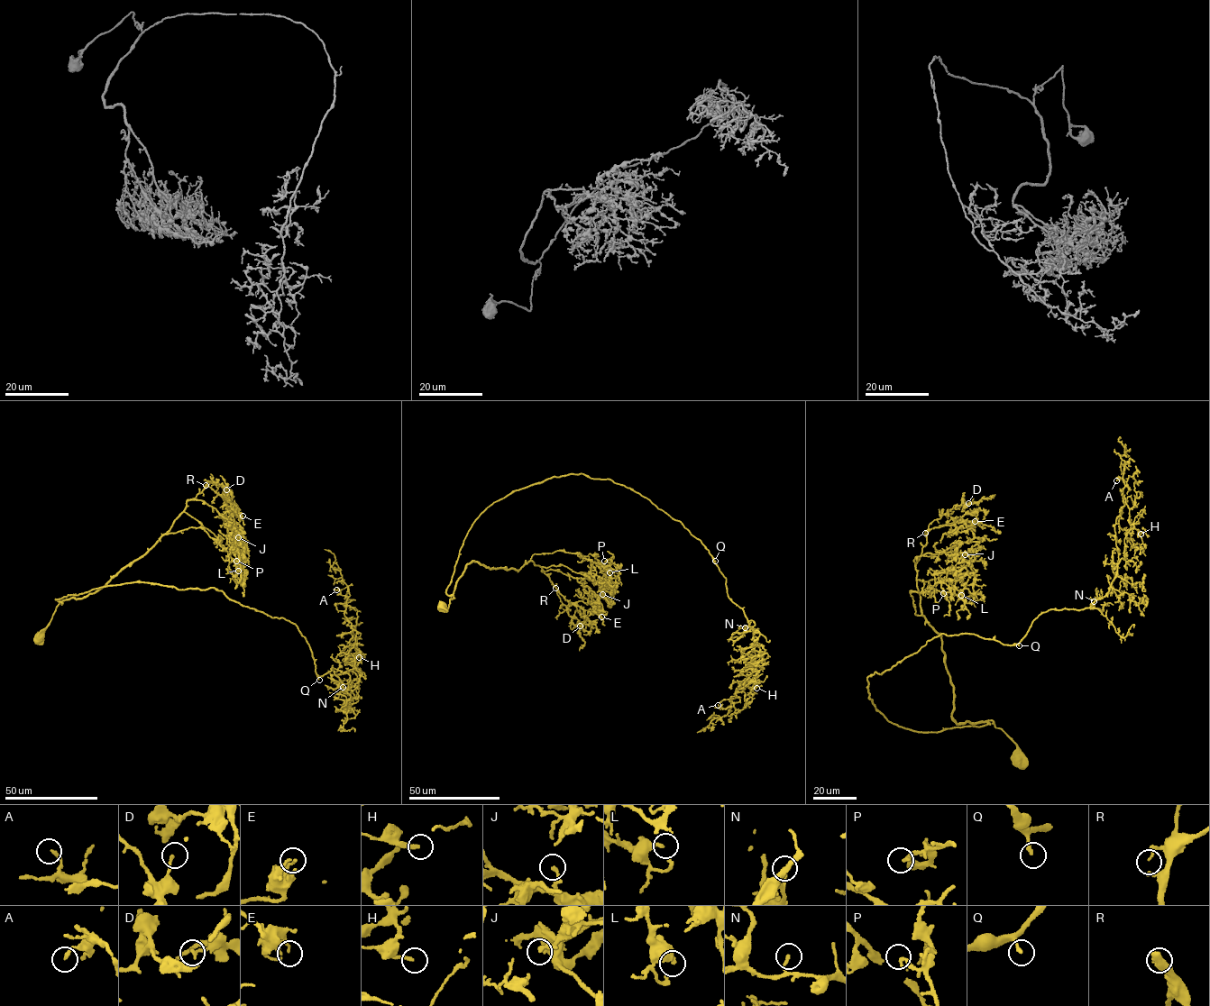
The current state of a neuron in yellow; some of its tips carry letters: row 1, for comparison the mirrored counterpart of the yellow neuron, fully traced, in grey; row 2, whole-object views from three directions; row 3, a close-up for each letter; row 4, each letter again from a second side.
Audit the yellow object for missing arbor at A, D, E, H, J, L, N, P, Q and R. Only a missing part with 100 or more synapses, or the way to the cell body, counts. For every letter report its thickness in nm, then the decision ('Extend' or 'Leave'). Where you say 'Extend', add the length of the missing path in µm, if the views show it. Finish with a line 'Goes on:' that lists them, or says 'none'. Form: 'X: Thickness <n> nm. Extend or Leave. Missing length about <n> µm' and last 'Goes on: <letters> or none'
A: Thickness 170 nm. Leave
D: Thickness 180 nm. Leave
E: Thickness 140 nm. Leave
H: Thickness 190 nm. Leave
J: Thickness 150 nm. Leave
L: Thickness 220 nm. Leave
N: Thickness 150 nm. Leave
P: Thickness 190 nm. Leave
Q: Thickness 180 nm. Extend. Missing length about 80 µm
R: Thickness 140 nm. Leave
Goes on: Q

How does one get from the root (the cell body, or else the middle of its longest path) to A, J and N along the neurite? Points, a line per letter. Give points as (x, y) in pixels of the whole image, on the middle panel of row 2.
A: (442, 606), (494, 502), (552, 477), (610, 480), (701, 540), (744, 611), (760, 653), (730, 706), (718, 705)
J: (442, 606), (447, 608), (458, 578), (474, 562), (517, 570), (532, 561), (602, 594)
N: (442, 606), (453, 598), (446, 589), (480, 514), (516, 490), (582, 473), (629, 488), (701, 540), (745, 627)

